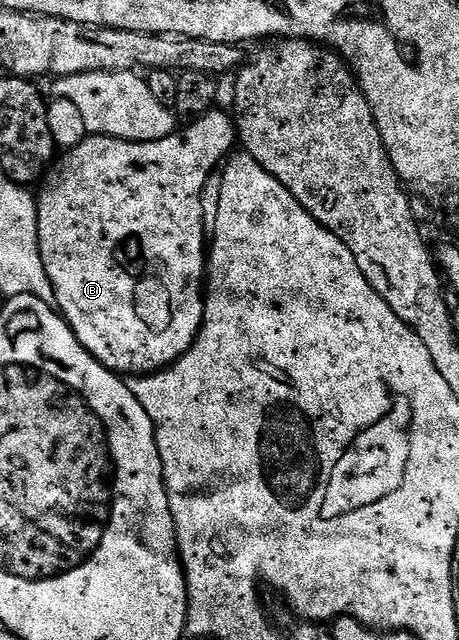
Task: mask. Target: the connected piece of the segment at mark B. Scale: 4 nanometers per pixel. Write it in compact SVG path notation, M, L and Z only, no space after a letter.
M213 108L208 113L189 121L184 131L168 134L164 138L159 138L153 142L131 142L130 140L122 140L121 138L111 138L110 136L102 136L94 134L82 140L82 144L78 144L73 150L65 150L51 163L50 169L43 175L42 181L39 183L40 192L36 198L36 211L38 212L38 240L40 241L40 251L42 252L42 264L46 268L46 276L50 276L50 284L56 293L54 303L55 309L61 318L68 323L68 327L74 332L74 336L82 343L88 351L100 361L107 370L111 370L121 376L139 376L141 374L154 374L158 370L163 370L166 366L171 366L173 362L177 362L187 350L196 343L196 337L200 334L200 325L204 322L204 299L206 297L206 233L203 226L202 212L202 192L206 185L206 180L214 171L233 153L232 145L237 145L236 123L233 115L228 114L219 108Z

